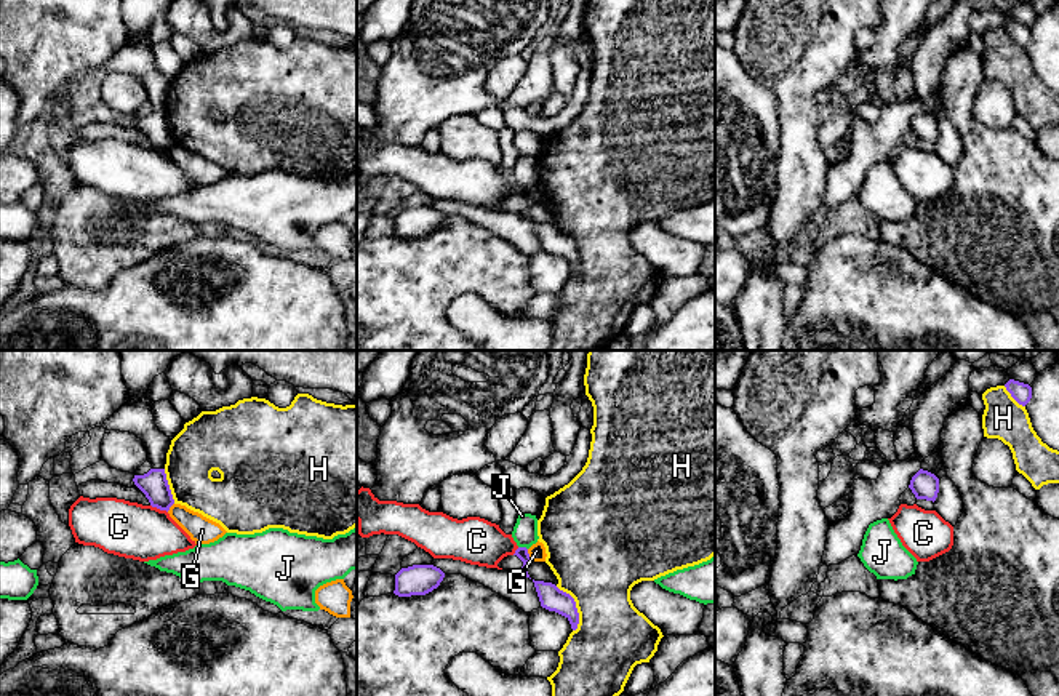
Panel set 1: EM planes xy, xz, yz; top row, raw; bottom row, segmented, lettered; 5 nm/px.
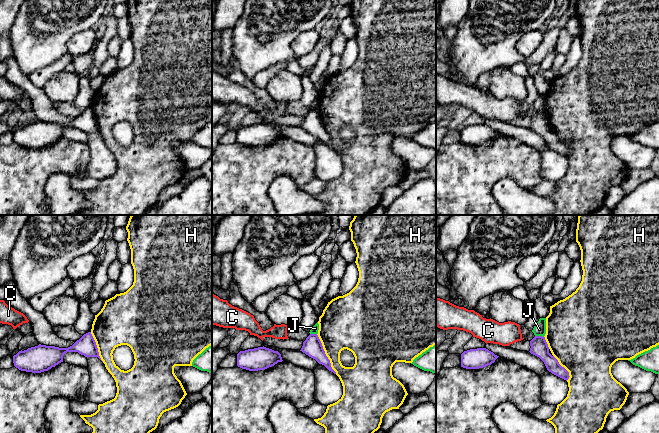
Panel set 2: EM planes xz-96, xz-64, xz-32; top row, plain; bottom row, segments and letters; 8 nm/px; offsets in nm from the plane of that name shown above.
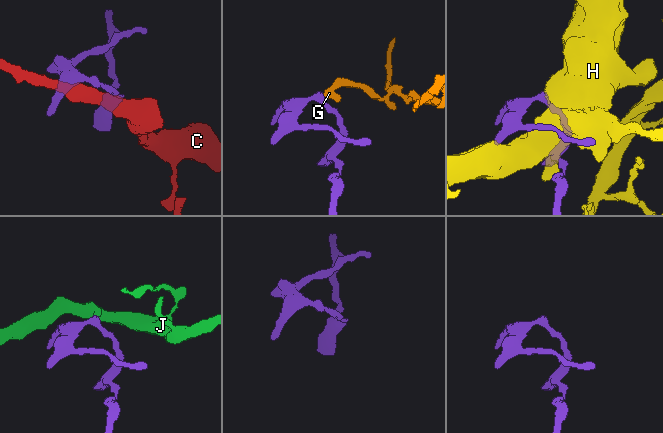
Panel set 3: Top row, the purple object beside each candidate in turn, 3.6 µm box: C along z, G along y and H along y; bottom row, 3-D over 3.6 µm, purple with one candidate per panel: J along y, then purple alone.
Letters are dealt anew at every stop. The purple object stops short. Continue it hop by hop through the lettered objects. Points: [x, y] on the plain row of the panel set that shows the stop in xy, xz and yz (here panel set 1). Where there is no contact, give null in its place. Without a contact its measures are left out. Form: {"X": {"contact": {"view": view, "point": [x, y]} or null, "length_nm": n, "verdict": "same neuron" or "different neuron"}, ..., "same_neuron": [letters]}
{"C": {"contact": {"view": "xy", "point": [159, 149]}, "length_nm": 100, "verdict": "different neuron"}, "G": {"contact": {"view": "xz", "point": [528, 196]}, "length_nm": 70, "verdict": "different neuron"}, "H": {"contact": {"view": "xz", "point": [575, 248]}, "length_nm": 260, "verdict": "different neuron"}, "J": {"contact": {"view": "xz", "point": [523, 189]}, "length_nm": 50, "verdict": "different neuron"}, "same_neuron": []}

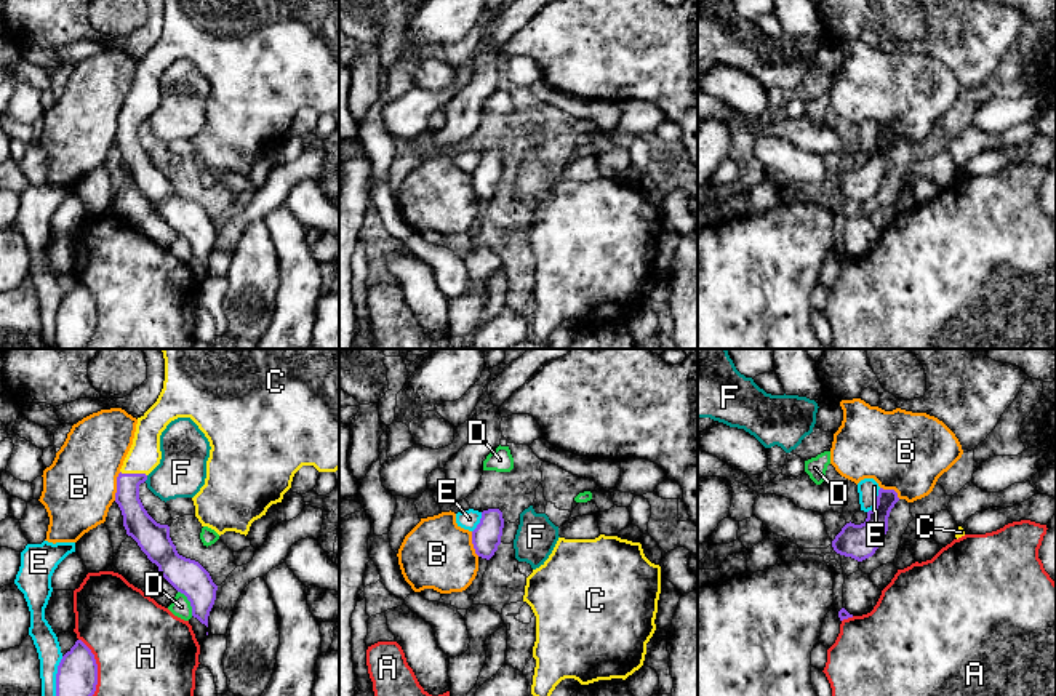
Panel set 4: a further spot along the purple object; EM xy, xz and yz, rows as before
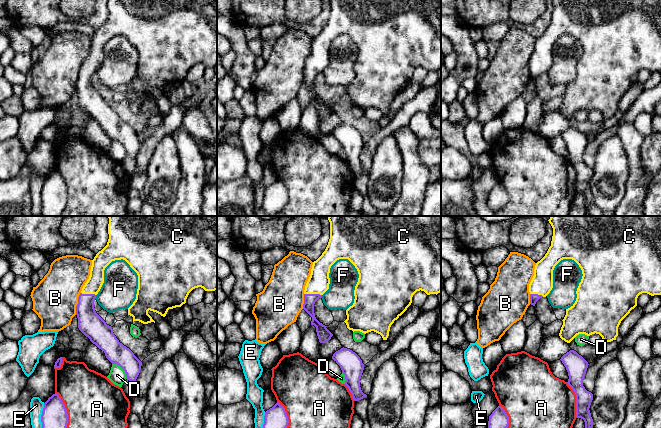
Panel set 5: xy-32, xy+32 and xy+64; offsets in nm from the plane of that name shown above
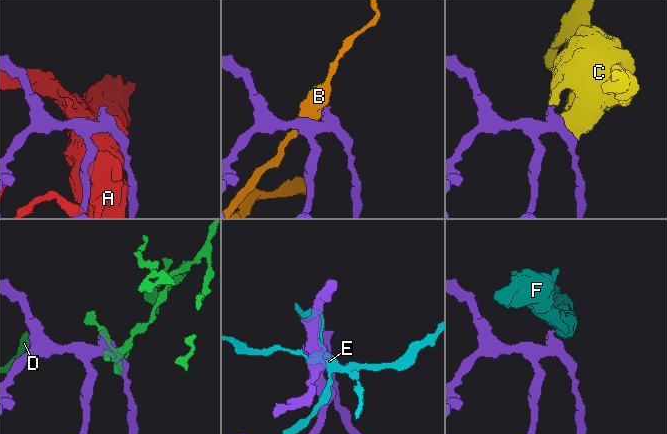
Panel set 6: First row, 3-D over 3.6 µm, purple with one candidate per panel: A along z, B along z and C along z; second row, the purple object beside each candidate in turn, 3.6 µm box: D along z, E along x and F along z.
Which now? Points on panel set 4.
{"A": {"contact": {"view": "xy", "point": [96, 314]}, "length_nm": 340, "verdict": "different neuron"}, "B": {"contact": {"view": "xy", "point": [117, 128]}, "length_nm": 150, "verdict": "different neuron"}, "C": {"contact": {"view": "xy", "point": [133, 116]}, "length_nm": 140, "verdict": "same neuron"}, "D": {"contact": {"view": "xy", "point": [189, 242]}, "length_nm": 150, "verdict": "different neuron"}, "E": {"contact": {"view": "xy", "point": [56, 320]}, "length_nm": 240, "verdict": "different neuron"}, "F": {"contact": {"view": "xy", "point": [146, 120]}, "length_nm": 40, "verdict": "different neuron"}, "same_neuron": ["C"]}

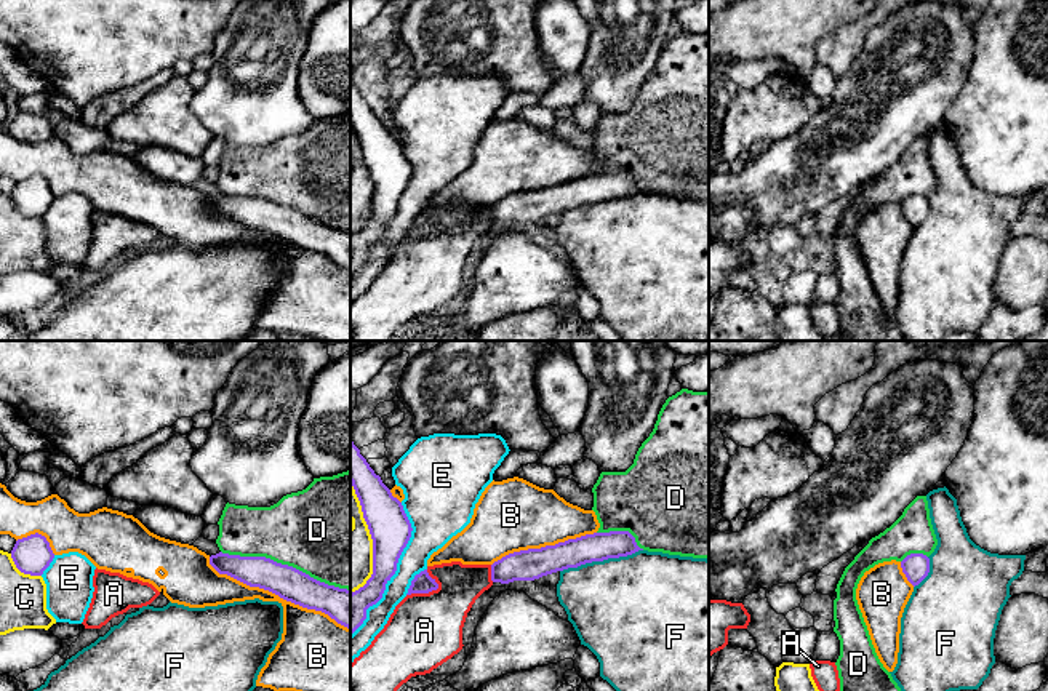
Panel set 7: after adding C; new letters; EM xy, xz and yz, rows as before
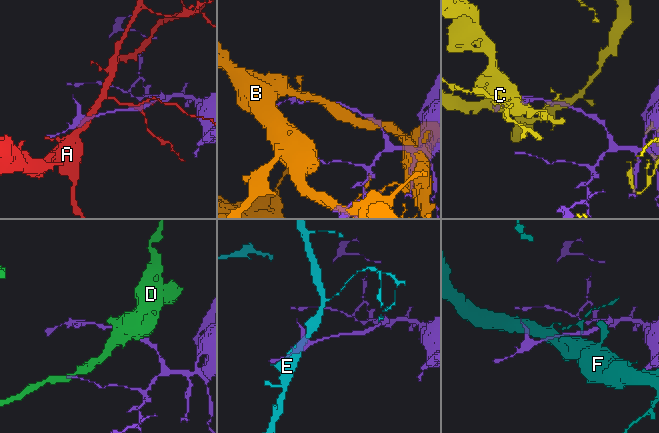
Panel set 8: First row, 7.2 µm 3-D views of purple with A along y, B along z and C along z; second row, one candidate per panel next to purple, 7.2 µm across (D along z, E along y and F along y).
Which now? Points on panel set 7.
{"A": {"contact": {"view": "xz", "point": [423, 234]}, "length_nm": 180, "verdict": "different neuron"}, "B": {"contact": {"view": "xy", "point": [277, 235]}, "length_nm": 800, "verdict": "different neuron"}, "C": {"contact": {"view": "xy", "point": [23, 213]}, "length_nm": 200, "verdict": "different neuron"}, "D": {"contact": {"view": "xy", "point": [285, 207]}, "length_nm": 700, "verdict": "different neuron"}, "E": {"contact": {"view": "xz", "point": [396, 211]}, "length_nm": 700, "verdict": "different neuron"}, "F": {"contact": {"view": "xz", "point": [600, 202]}, "length_nm": 440, "verdict": "different neuron"}, "same_neuron": []}

